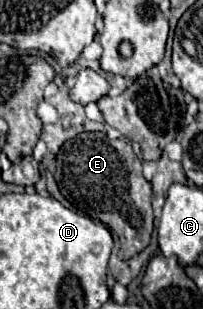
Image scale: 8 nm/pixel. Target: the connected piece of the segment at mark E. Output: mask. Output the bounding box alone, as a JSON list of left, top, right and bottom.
[55,132,153,260]

